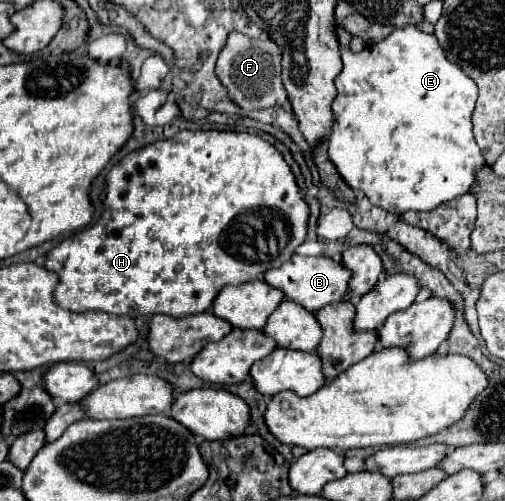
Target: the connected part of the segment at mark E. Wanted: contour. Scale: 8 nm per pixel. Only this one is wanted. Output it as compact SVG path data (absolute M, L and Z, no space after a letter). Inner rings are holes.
M408 24L406 28L394 30L382 42L366 46L362 52L344 50L342 52L342 62L344 62L344 70L340 72L340 76L336 80L338 96L332 102L332 112L334 112L336 124L334 124L334 130L330 134L328 156L330 156L332 164L336 166L338 174L344 178L344 182L350 188L360 190L370 200L370 204L380 206L380 208L384 208L384 210L388 210L392 214L404 214L408 210L428 212L428 210L434 210L436 206L440 206L442 202L448 202L452 198L456 198L456 196L466 194L470 190L472 182L474 182L474 172L484 164L484 158L482 158L482 154L478 150L478 144L476 144L474 136L472 136L472 122L470 122L470 116L472 116L472 110L474 110L474 104L476 104L476 96L478 96L478 86L474 84L472 78L466 76L466 72L460 66L454 66L446 58L446 54L440 48L436 36L424 34L422 30L416 28L416 25Z

